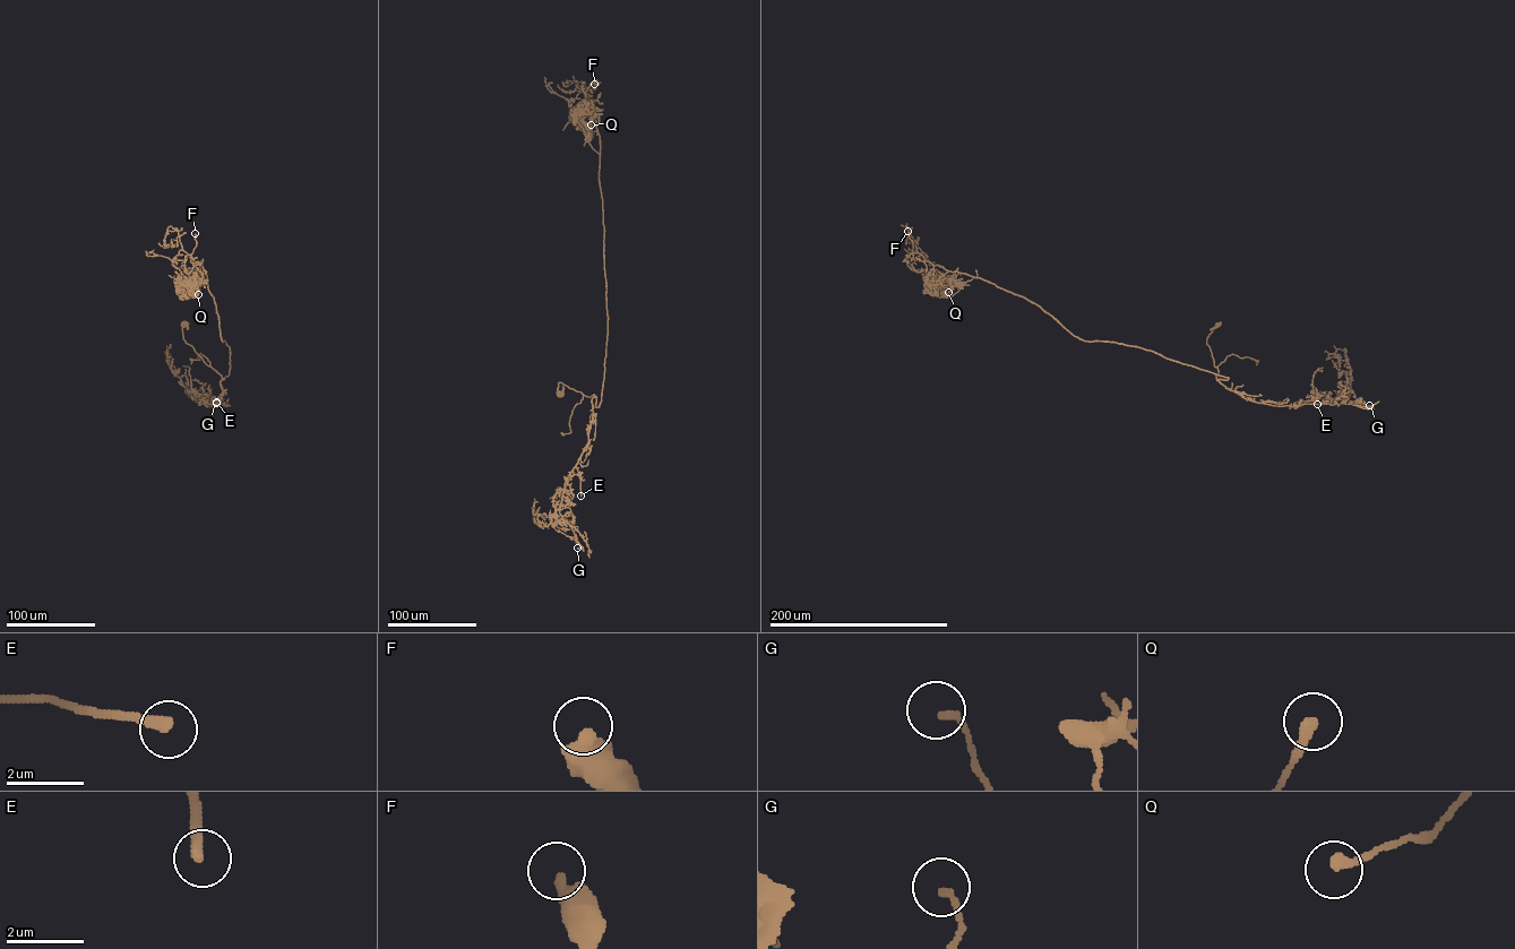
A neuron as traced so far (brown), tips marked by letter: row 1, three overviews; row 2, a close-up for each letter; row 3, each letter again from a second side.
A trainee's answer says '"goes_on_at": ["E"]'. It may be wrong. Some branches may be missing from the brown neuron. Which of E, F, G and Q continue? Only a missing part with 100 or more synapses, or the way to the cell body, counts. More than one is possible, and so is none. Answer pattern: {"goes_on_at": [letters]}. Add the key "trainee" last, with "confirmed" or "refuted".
{"goes_on_at": ["E"], "trainee": "confirmed"}

